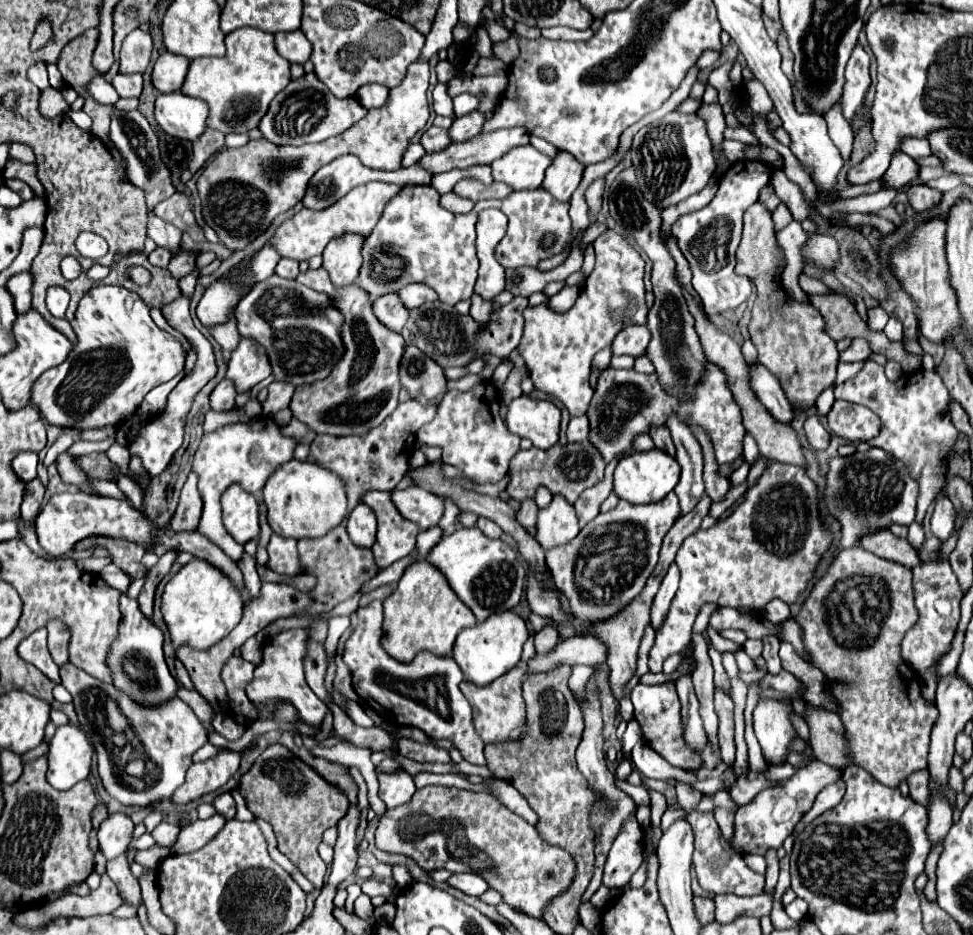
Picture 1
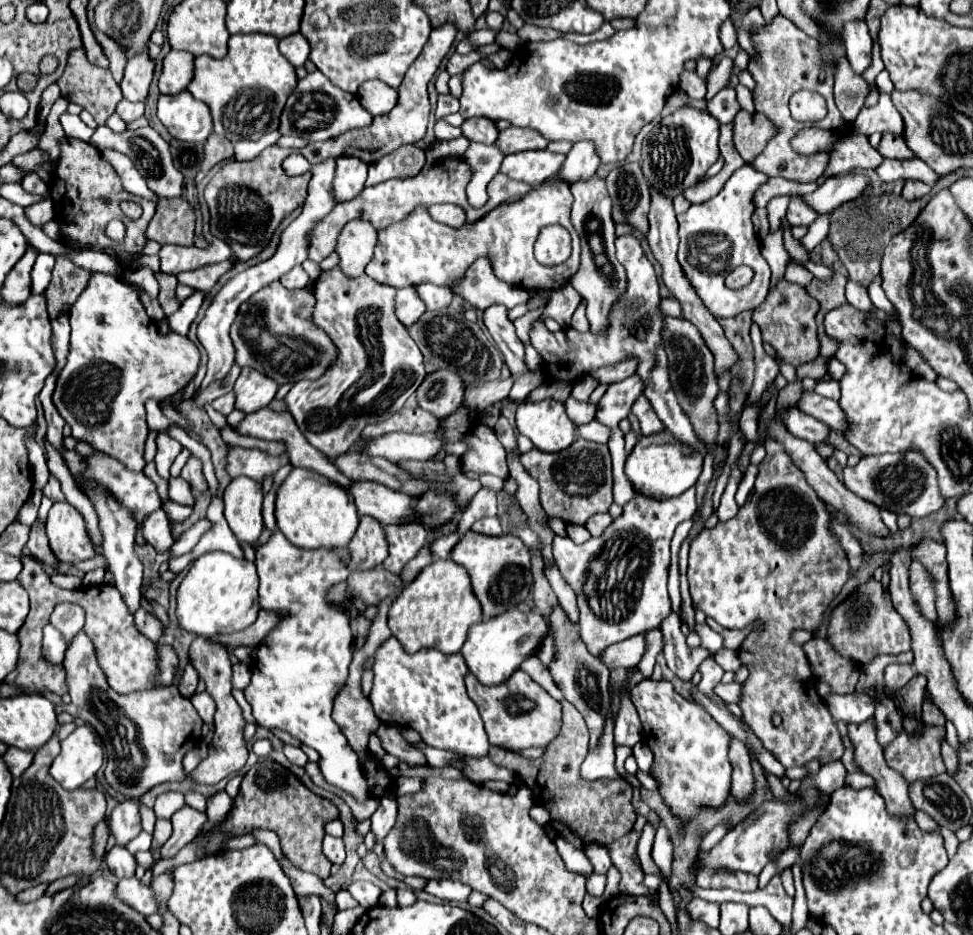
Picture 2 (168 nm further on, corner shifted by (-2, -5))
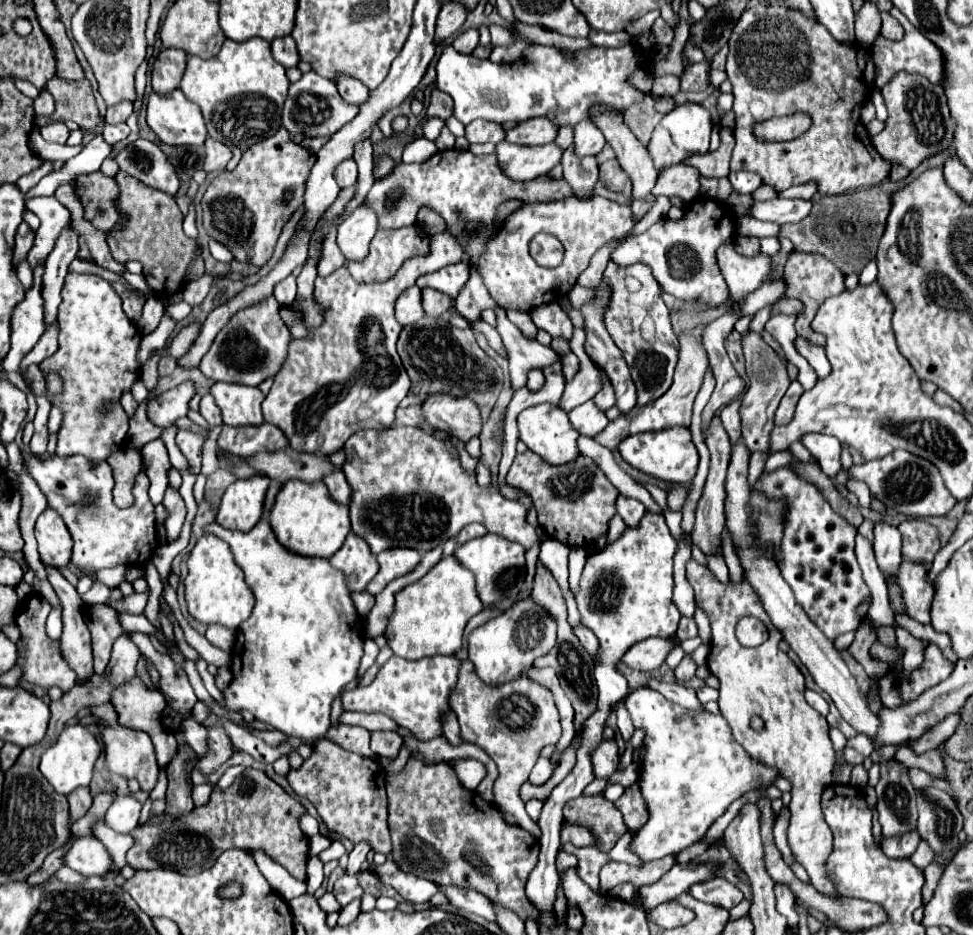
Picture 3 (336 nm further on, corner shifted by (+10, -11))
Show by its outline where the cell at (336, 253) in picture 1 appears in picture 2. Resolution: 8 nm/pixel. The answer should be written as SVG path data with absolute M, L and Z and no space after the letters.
M349 221L337 241L339 267L347 277L359 277L373 257L377 231L367 221Z

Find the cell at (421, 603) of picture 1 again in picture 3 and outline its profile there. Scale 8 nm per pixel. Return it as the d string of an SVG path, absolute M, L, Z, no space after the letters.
M443 557L425 577L403 587L395 595L395 613L389 617L385 639L393 653L403 659L423 659L429 655L453 655L463 645L467 621L483 609L471 571L451 557Z

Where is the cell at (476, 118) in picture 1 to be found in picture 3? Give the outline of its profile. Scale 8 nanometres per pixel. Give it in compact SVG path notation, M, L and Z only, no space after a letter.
M477 119L465 127L465 137L469 143L499 143L505 139L505 129L499 123Z

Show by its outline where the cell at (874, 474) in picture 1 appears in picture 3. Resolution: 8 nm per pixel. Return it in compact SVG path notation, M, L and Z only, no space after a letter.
M903 449L865 465L853 465L849 469L849 475L867 483L869 491L879 501L883 501L887 509L895 509L897 513L903 513L907 517L941 517L949 513L957 503L957 499L953 499L953 495L945 487L937 467L933 467L933 463L929 463L927 459L919 459L917 455Z

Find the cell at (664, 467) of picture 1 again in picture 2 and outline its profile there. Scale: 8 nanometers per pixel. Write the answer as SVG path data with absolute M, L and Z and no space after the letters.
M663 431L657 435L641 437L631 455L625 463L625 475L629 481L633 481L633 487L639 495L645 497L677 497L685 489L693 487L697 477L701 475L703 457L689 449L687 445L681 445L671 433Z

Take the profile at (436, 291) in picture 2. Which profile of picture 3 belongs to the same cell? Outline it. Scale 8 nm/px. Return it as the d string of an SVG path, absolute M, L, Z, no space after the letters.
M423 289L423 309L429 317L439 317L453 305L453 299L449 295L443 295L441 291L433 289Z

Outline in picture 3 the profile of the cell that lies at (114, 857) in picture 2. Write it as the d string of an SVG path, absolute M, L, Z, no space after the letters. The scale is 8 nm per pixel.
M91 835L75 837L65 851L65 865L83 875L105 875L111 869L111 857L105 847Z

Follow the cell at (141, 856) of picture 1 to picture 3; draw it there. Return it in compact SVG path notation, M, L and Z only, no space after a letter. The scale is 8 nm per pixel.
M245 769L231 787L215 787L205 807L195 807L189 815L181 815L181 819L161 813L151 817L145 825L137 825L131 831L135 843L127 853L127 863L133 869L165 867L183 875L195 875L199 869L207 867L207 861L215 859L215 853L225 849L261 849L295 879L305 881L309 839L299 829L299 817L303 813L303 805L289 797L263 771Z

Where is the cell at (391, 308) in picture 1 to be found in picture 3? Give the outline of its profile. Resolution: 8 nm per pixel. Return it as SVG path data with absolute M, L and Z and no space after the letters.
M417 285L409 287L401 293L401 299L397 299L395 303L395 317L401 325L411 325L419 321L423 315L425 311L421 307L421 289Z

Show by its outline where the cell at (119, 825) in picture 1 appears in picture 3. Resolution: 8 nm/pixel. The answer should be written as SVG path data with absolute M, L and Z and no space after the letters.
M117 795L105 815L105 823L119 833L131 833L139 823L141 807L143 805L133 795Z

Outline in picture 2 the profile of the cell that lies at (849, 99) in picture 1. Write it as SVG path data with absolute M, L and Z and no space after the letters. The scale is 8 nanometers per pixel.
M847 23L843 27L843 41L847 59L857 75L861 75L869 63L871 63L871 35L867 31L867 25L861 23Z

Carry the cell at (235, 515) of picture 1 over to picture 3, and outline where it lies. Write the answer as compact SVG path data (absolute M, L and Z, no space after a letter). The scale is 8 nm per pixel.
M251 475L227 487L215 521L231 531L249 531L257 525L263 513L269 477Z

